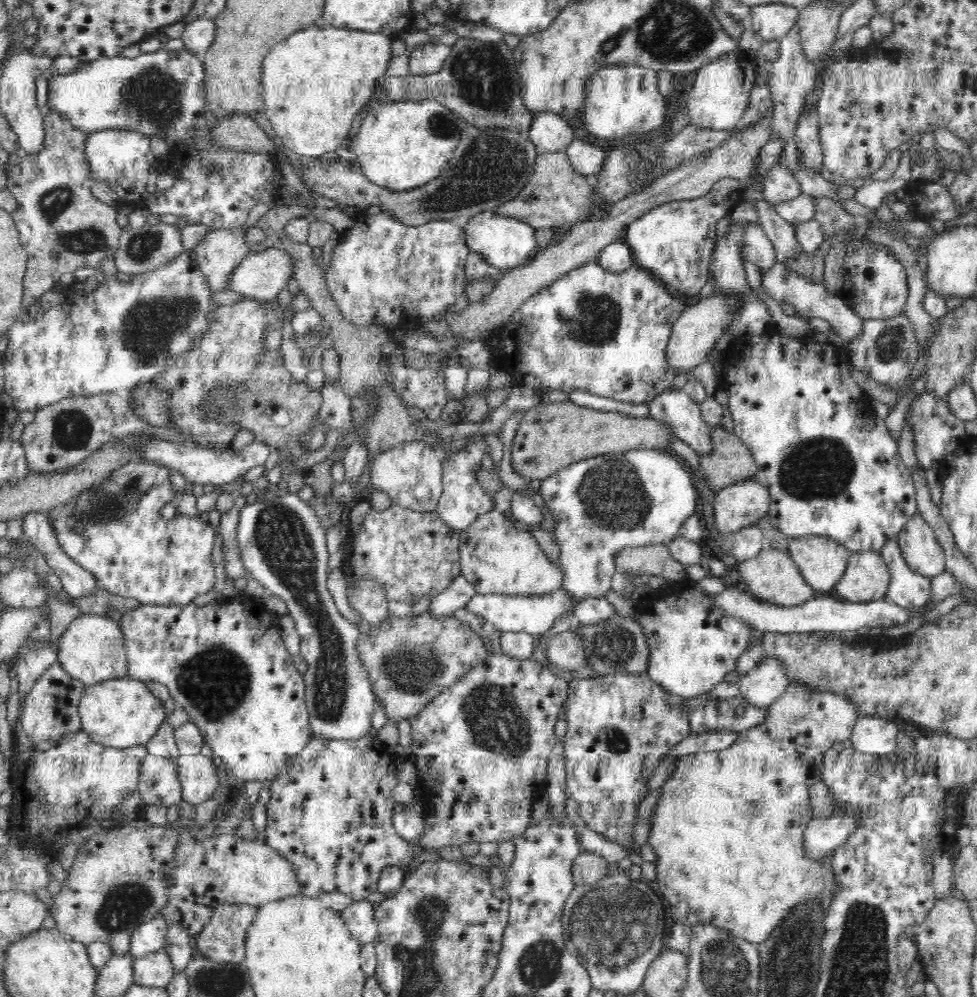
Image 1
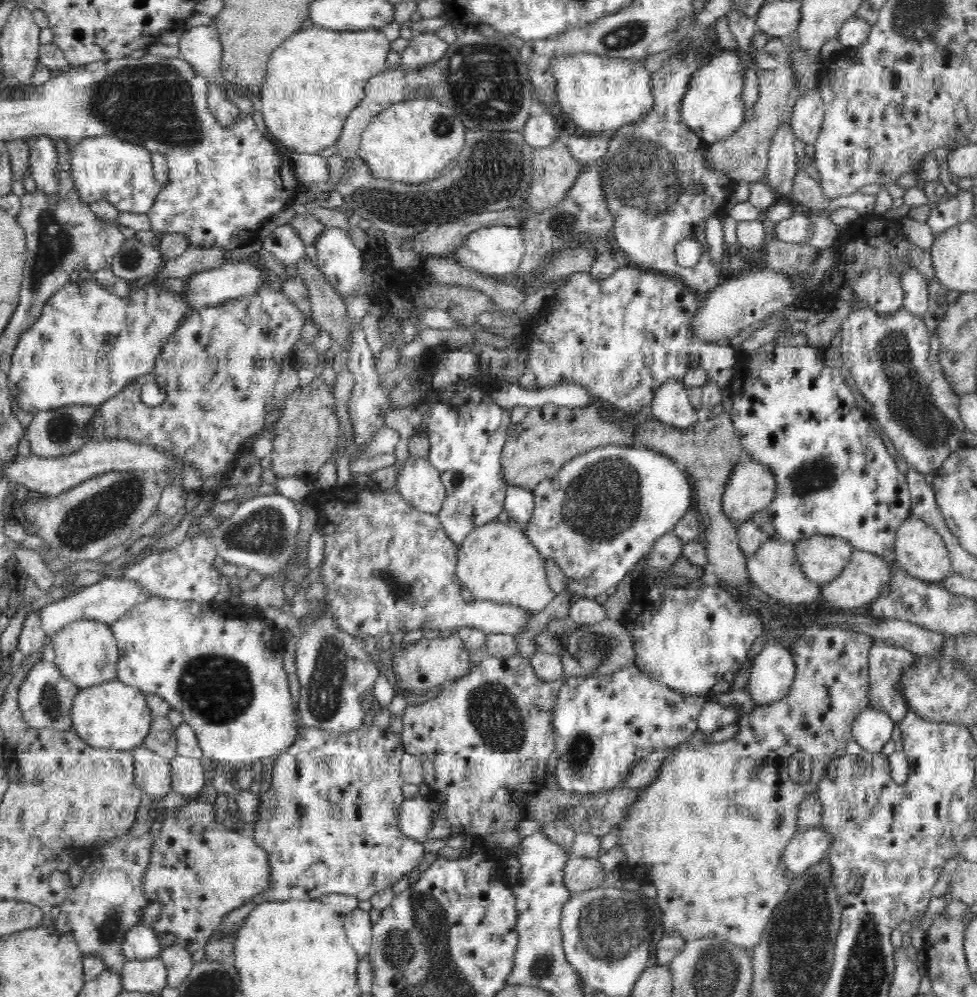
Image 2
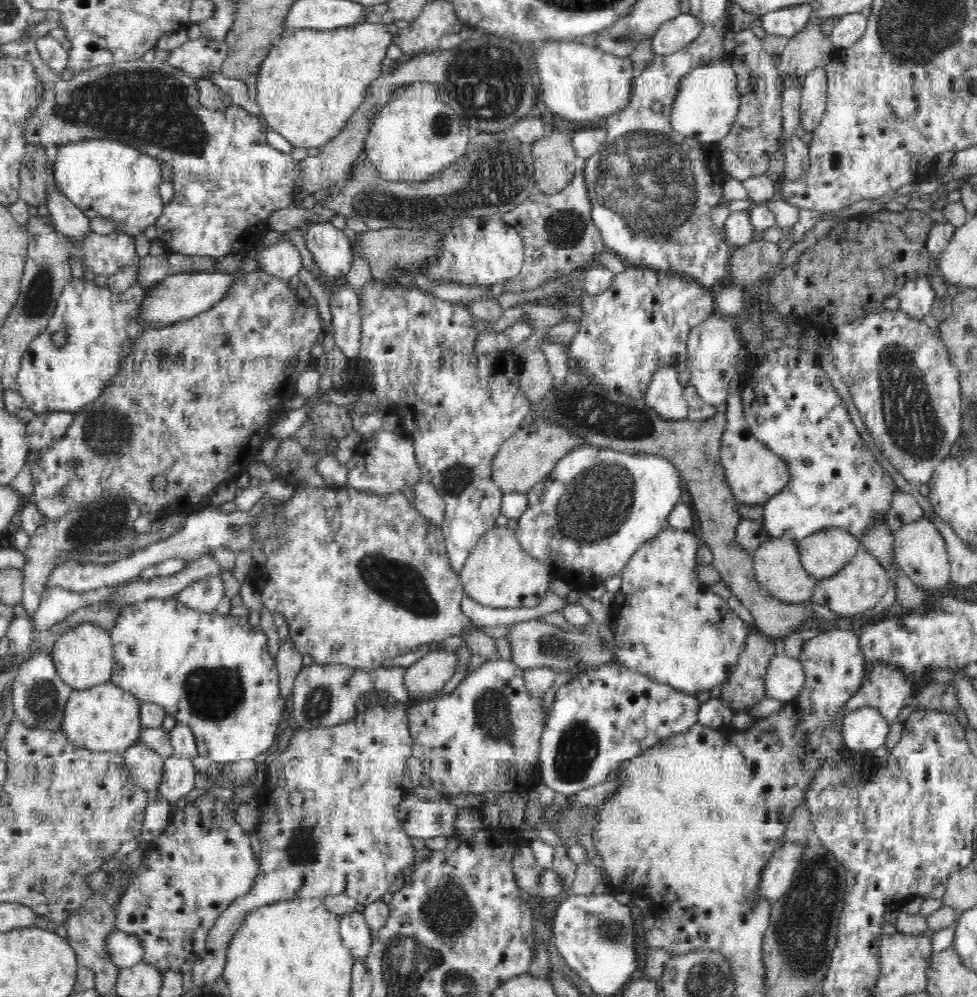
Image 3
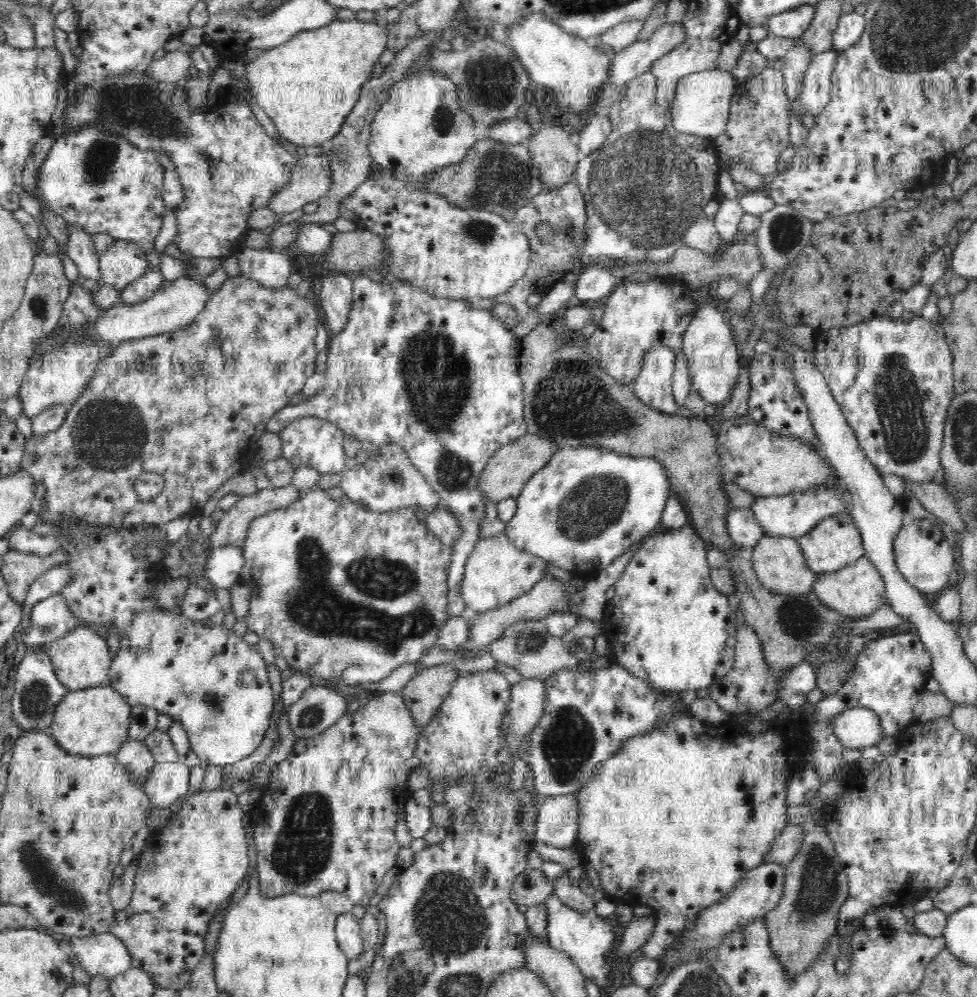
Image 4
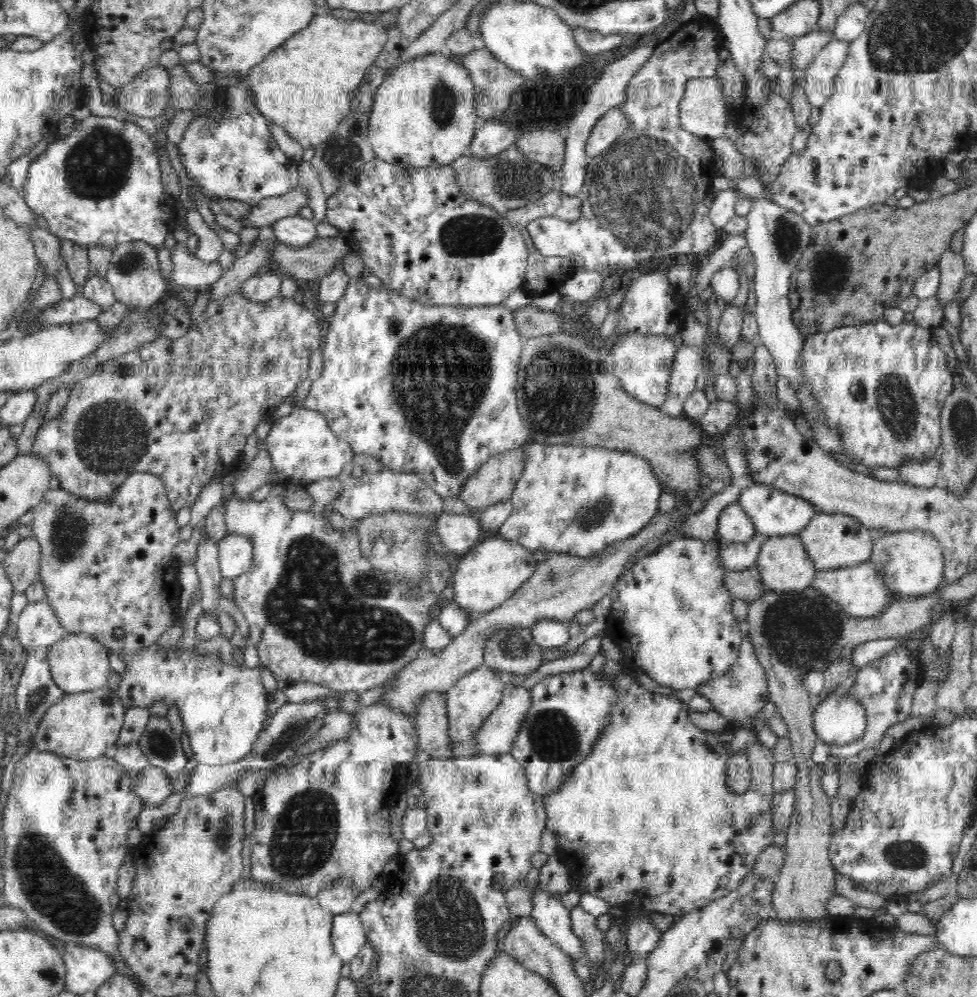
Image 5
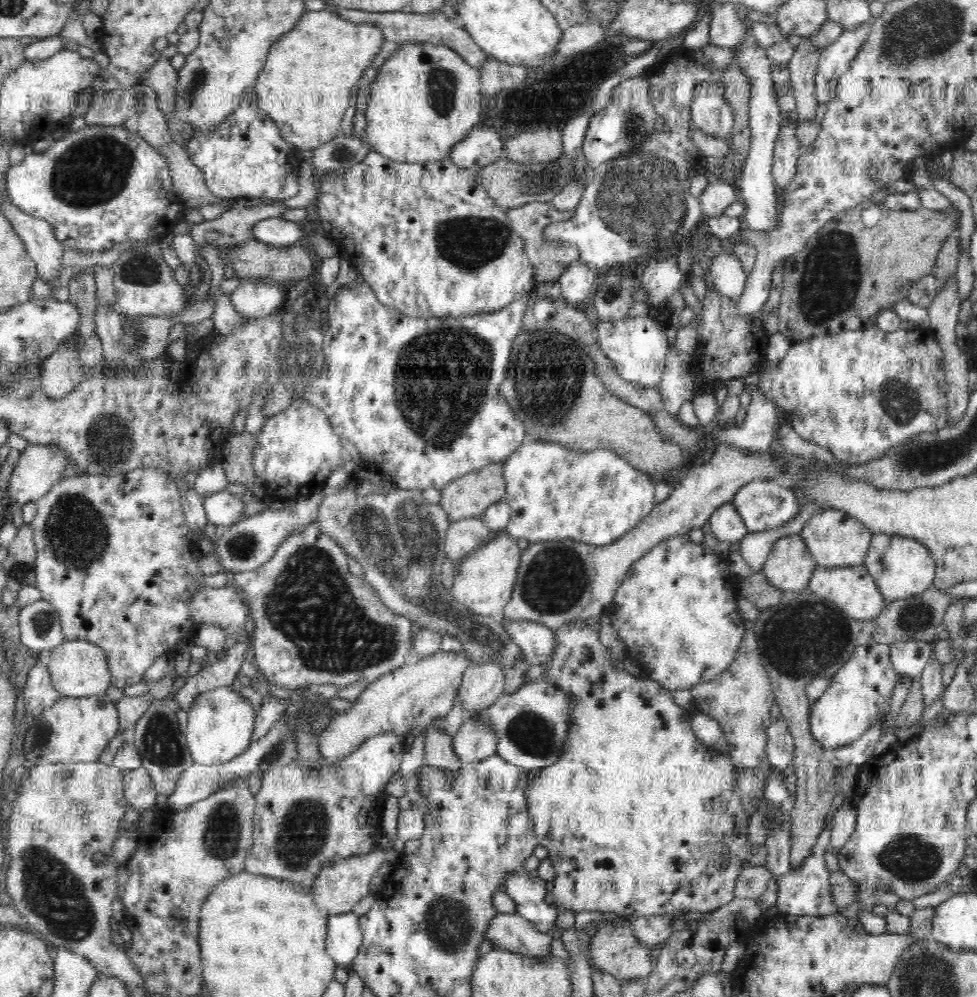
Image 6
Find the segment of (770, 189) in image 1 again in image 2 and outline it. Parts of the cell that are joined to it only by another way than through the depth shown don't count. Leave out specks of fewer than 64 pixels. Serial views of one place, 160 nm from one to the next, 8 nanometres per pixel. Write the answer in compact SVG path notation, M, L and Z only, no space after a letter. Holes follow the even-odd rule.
M784 121L775 128L769 144L764 182L782 196L788 196L791 193L794 177L798 172L794 142L796 142L796 135L792 131L791 122Z

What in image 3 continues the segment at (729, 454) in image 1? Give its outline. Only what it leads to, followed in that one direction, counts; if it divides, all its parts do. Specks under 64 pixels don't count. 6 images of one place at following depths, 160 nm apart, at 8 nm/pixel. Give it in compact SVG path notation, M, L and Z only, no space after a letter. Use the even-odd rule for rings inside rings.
M570 369L565 383L559 389L550 388L536 403L534 410L526 415L525 425L532 425L539 418L568 428L572 435L580 436L592 446L620 448L620 452L642 452L667 458L675 464L681 479L686 482L686 490L695 498L692 508L700 524L700 542L712 552L712 566L731 594L739 598L752 614L756 632L770 640L783 639L800 631L805 622L812 620L813 601L785 603L772 596L756 580L752 553L743 550L736 540L736 527L742 519L740 504L734 500L720 458L720 441L727 422L724 414L717 412L712 418L693 422L687 419L662 419L644 398L635 399L612 391L601 385L588 371Z

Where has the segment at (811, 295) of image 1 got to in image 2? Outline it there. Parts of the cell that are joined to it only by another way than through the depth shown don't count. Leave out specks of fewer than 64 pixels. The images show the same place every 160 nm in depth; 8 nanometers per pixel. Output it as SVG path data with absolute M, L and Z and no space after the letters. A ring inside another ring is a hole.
M838 245L828 246L821 251L816 260L816 272L802 287L796 287L793 278L787 273L765 268L753 273L750 270L742 273L737 279L728 279L722 285L710 292L705 302L701 304L699 314L693 321L693 332L701 341L730 339L740 332L750 329L754 322L768 319L772 312L798 300L798 296L806 294L806 289L816 289L824 280L825 274L835 266Z

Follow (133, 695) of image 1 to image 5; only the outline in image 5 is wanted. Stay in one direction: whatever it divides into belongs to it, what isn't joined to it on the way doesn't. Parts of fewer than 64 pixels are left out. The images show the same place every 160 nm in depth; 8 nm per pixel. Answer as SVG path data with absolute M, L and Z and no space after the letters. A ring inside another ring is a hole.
M107 687L78 694L65 693L56 704L48 708L40 720L33 736L33 748L78 760L109 754L123 727L125 712L120 698Z

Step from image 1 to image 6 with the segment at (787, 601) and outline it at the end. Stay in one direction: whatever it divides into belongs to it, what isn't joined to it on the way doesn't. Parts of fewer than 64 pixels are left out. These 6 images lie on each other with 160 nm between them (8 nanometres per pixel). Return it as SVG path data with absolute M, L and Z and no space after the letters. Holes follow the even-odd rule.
M788 534L776 540L764 564L767 581L785 593L808 586L817 563L799 534Z

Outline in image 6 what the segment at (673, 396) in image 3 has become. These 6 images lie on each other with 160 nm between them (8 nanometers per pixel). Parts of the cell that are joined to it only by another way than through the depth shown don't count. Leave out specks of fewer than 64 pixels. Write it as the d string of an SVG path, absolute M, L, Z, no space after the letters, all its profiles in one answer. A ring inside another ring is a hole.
M626 317L614 322L599 321L596 337L602 352L614 361L622 379L642 387L658 388L665 370L665 361L671 345L668 343L665 326L648 317Z

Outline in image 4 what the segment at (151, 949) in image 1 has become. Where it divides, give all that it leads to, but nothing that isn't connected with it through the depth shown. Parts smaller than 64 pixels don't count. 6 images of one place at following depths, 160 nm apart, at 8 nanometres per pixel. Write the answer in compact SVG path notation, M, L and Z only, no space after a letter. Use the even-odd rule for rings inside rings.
M111 932L87 937L71 937L68 947L78 958L78 964L88 976L113 979L131 967L131 956L126 946Z

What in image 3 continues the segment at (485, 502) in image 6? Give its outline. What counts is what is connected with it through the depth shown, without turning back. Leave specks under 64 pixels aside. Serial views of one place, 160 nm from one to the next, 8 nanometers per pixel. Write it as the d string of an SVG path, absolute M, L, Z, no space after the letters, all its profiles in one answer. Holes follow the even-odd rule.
M539 418L531 426L519 428L519 431L508 438L493 456L491 479L500 487L503 494L511 492L527 493L533 486L544 480L551 473L555 464L568 452L584 444L582 438L572 435L566 428L552 425L550 421Z

